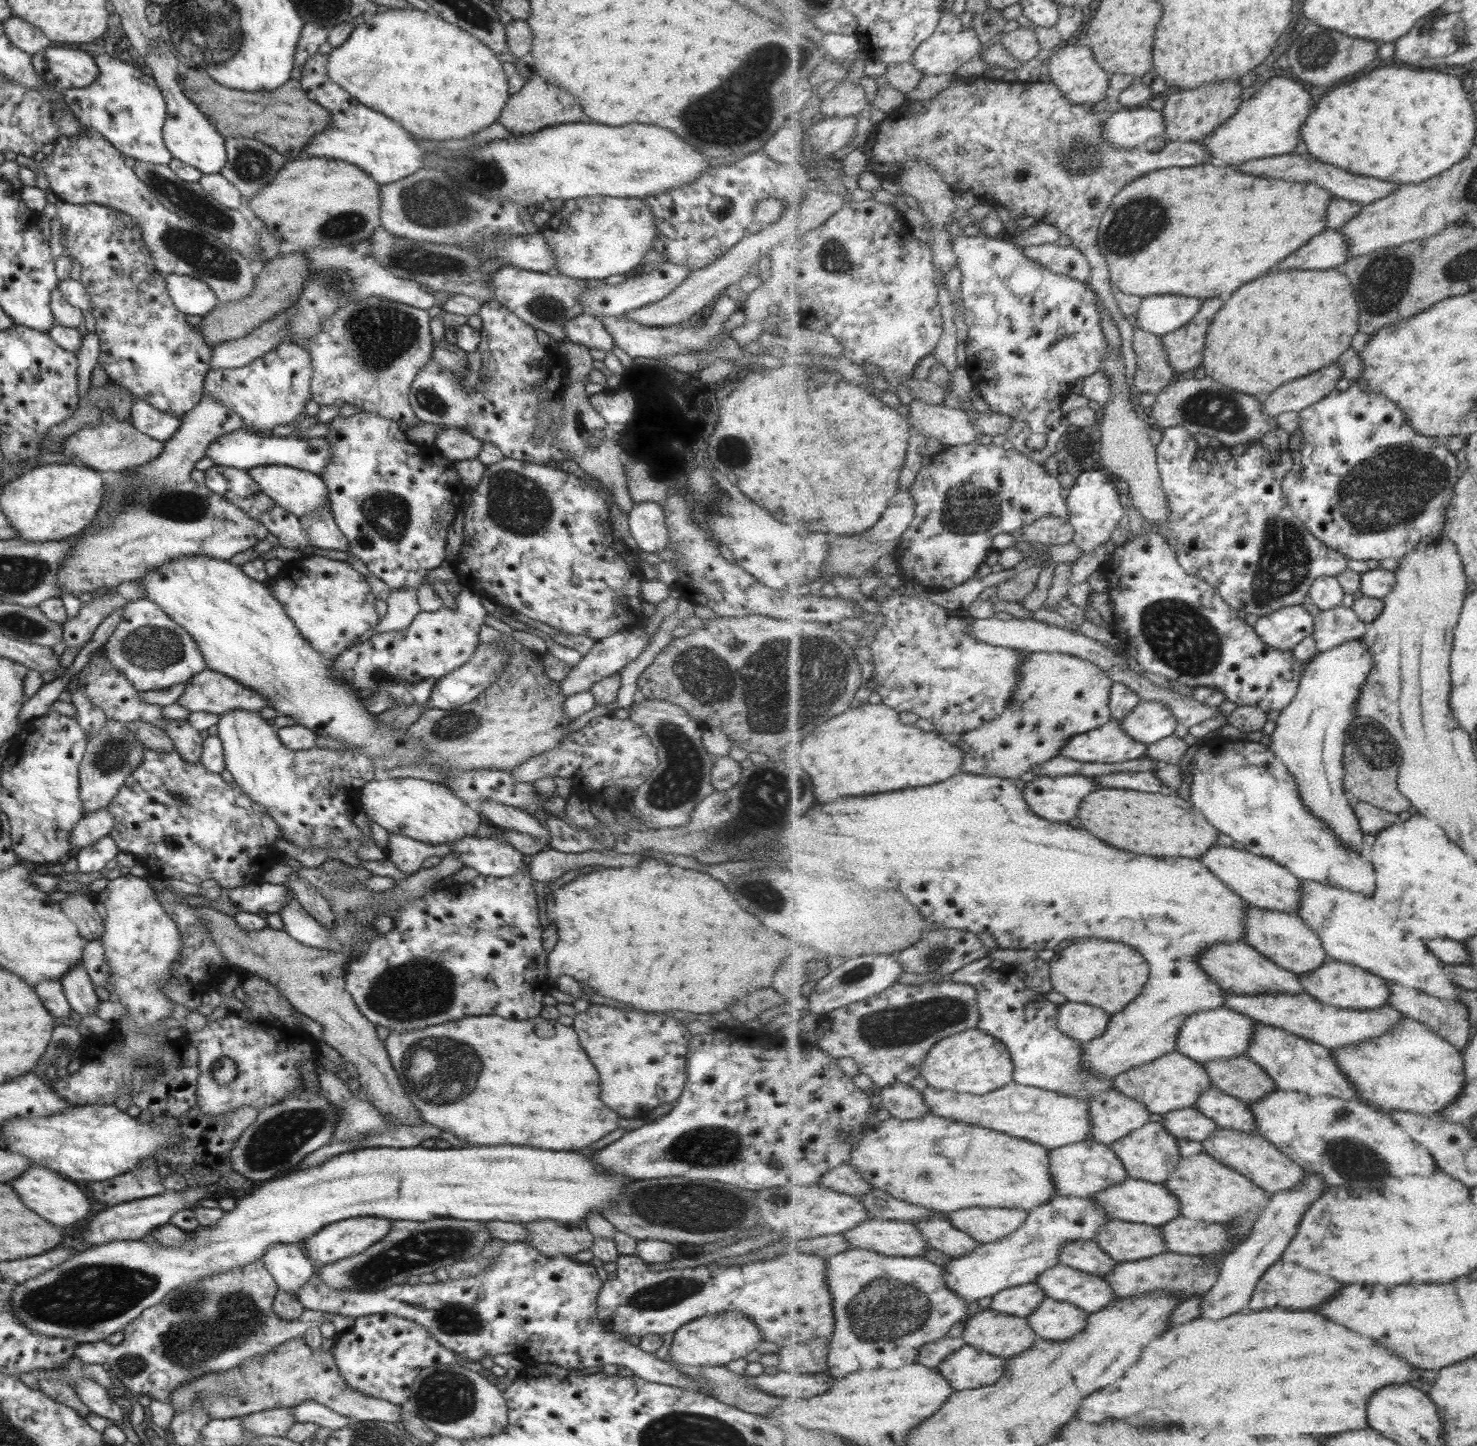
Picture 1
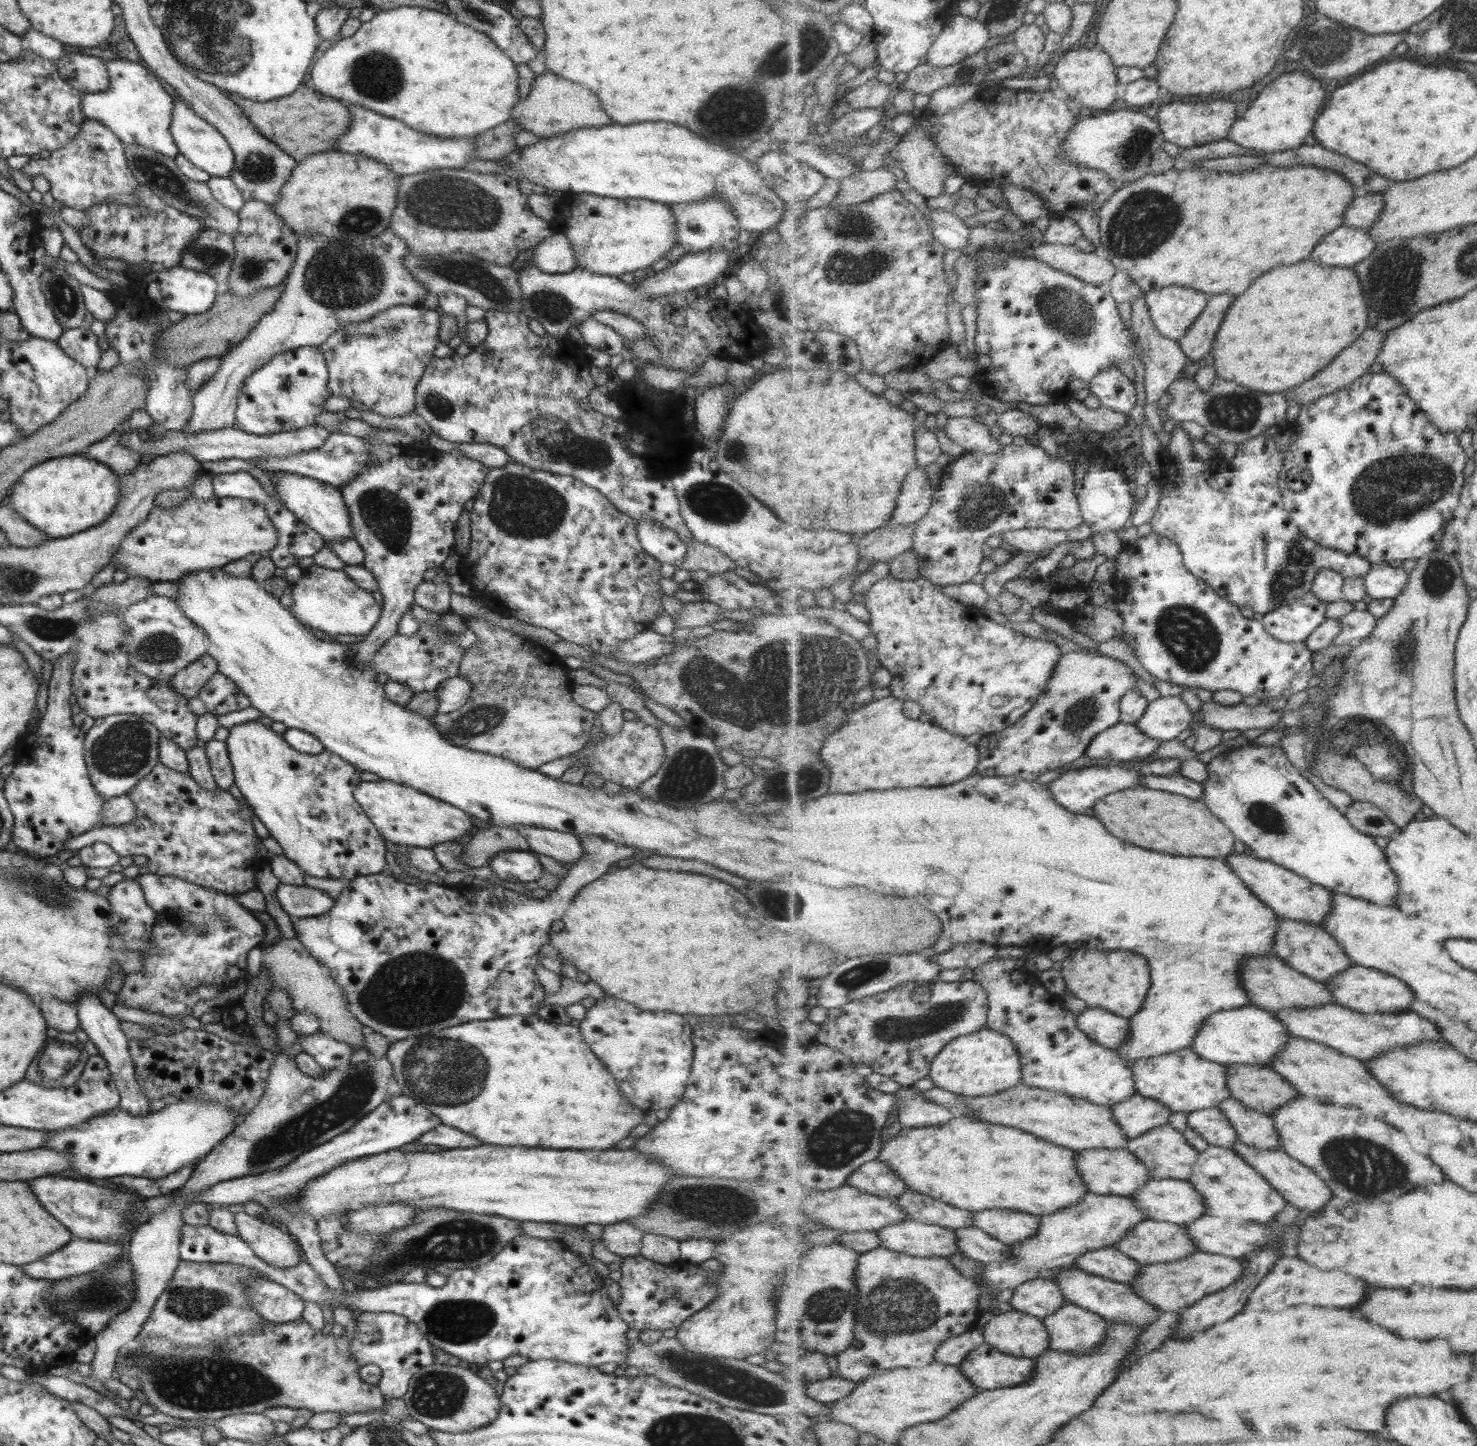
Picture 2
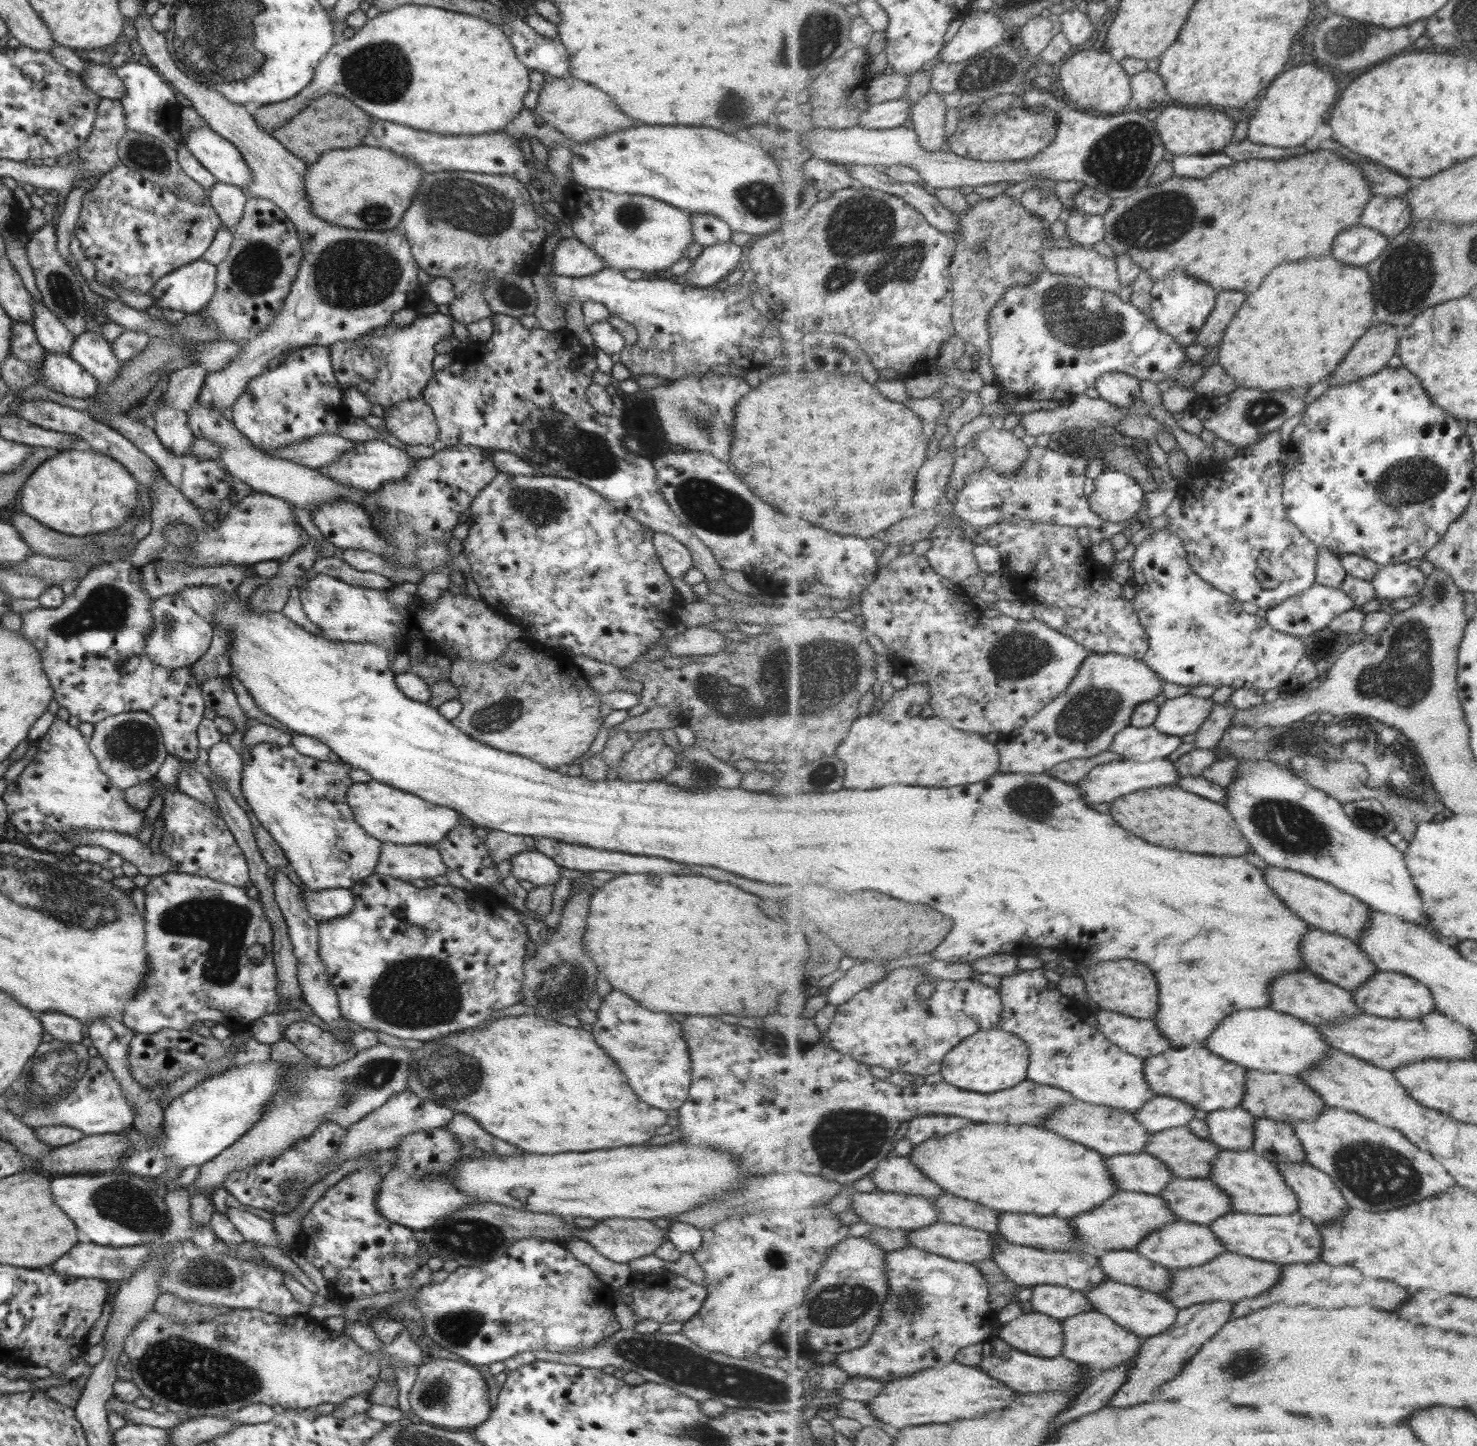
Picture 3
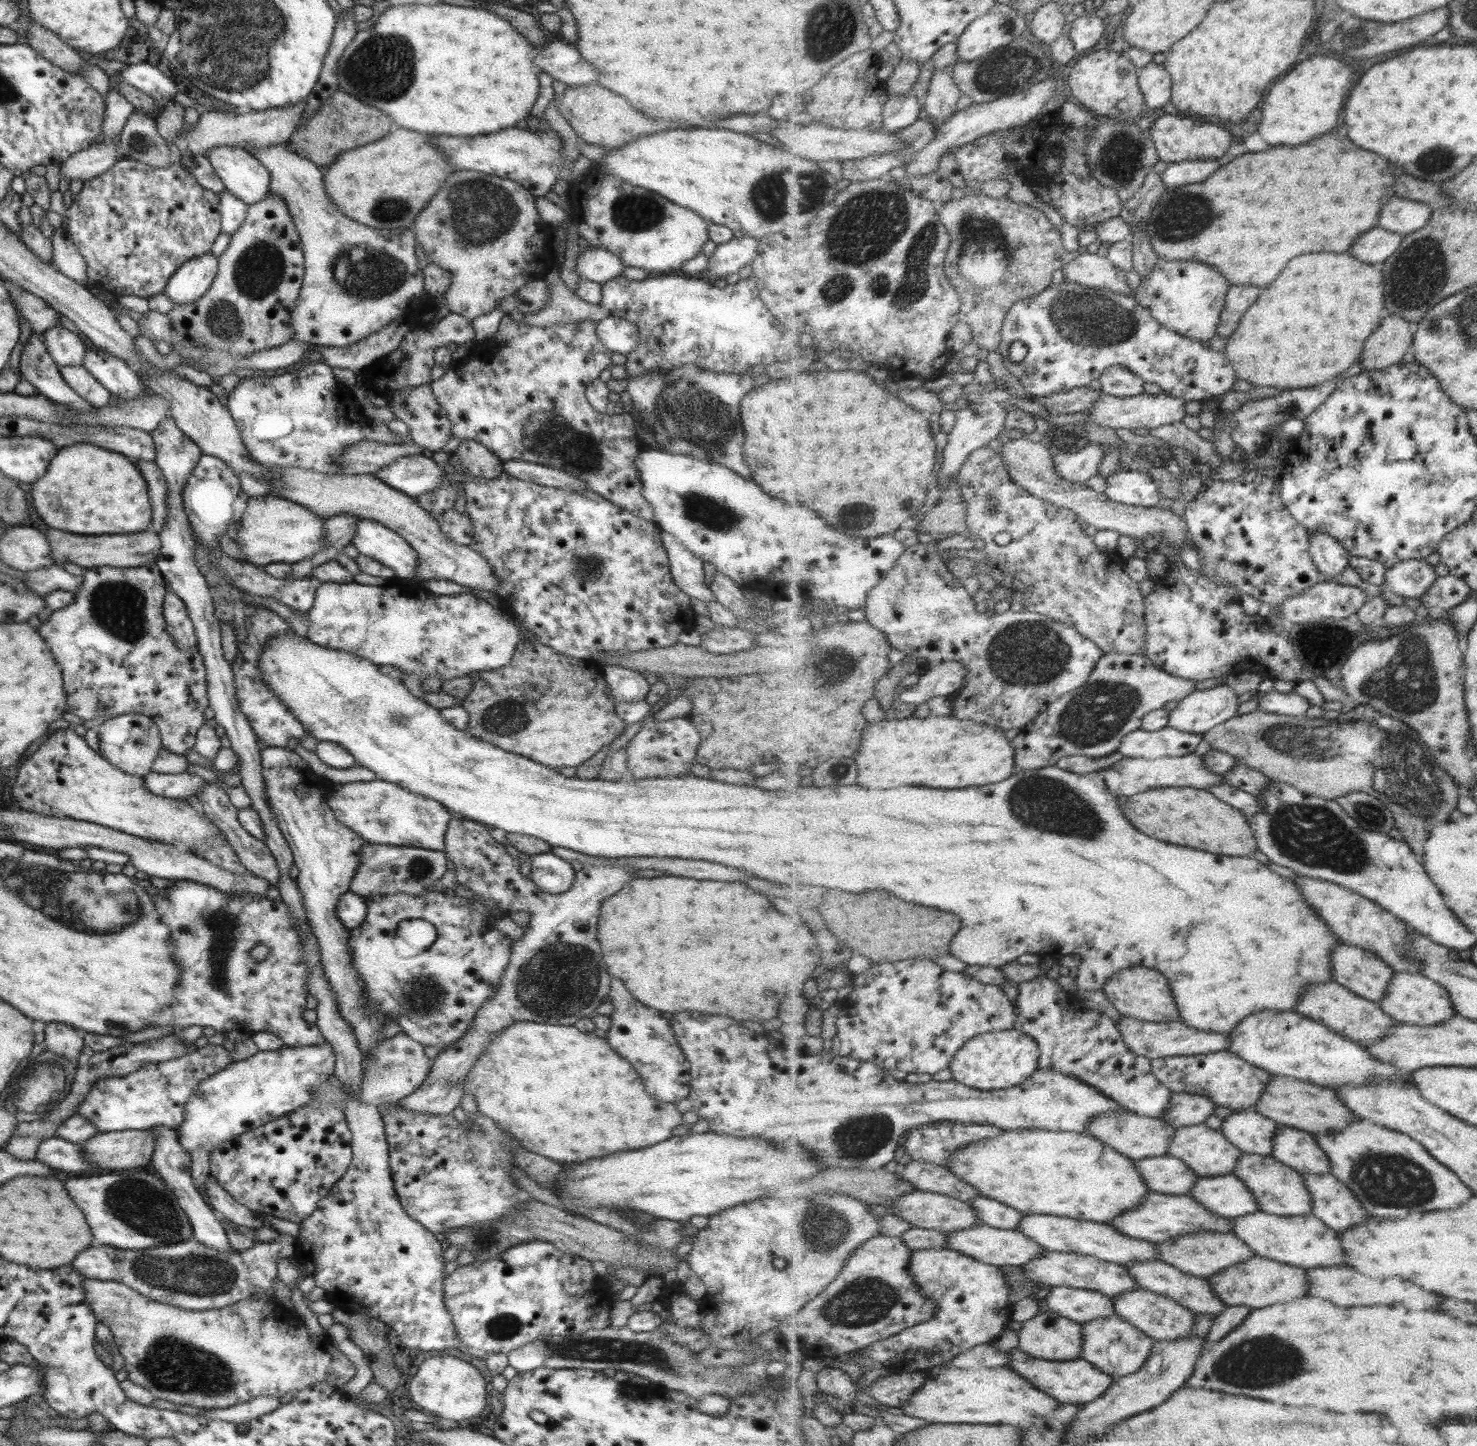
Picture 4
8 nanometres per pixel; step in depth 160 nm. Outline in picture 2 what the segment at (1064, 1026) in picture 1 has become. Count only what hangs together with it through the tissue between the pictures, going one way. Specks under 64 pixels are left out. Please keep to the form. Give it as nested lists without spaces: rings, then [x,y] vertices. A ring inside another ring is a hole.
[[[1089,1007],[1078,1015],[1079,1028],[1111,1049],[1119,1048],[1131,1032],[1130,1019],[1101,1007]]]

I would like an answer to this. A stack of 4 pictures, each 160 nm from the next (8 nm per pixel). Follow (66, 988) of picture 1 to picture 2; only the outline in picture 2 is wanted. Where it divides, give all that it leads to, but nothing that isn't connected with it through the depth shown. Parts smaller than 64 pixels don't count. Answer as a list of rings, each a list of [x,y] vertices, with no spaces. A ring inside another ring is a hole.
[[[93,993],[80,994],[73,1005],[76,1007],[79,1028],[85,1032],[89,1040],[96,1046],[98,1055],[107,1063],[107,1068],[120,1096],[118,1107],[125,1110],[129,1115],[143,1116],[149,1114],[147,1107],[149,1100],[141,1094],[140,1086],[138,1086],[134,1076],[134,1066],[127,1046],[129,1040],[119,1027],[120,1021],[115,1018],[111,1010],[100,1003],[99,998]]]

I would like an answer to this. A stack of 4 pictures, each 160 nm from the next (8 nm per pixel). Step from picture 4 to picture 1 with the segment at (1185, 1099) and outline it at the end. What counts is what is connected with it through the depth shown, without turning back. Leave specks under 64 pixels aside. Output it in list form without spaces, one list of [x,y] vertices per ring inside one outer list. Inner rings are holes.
[[[1117,1089],[1106,1090],[1085,1101],[1090,1103],[1091,1123],[1095,1124],[1091,1139],[1107,1146],[1149,1124],[1149,1116],[1153,1114],[1147,1105]]]

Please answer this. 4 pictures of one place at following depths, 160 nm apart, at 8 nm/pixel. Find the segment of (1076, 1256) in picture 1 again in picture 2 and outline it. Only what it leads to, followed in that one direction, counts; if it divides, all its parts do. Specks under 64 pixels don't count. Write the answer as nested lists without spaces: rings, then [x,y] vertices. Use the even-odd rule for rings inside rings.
[[[1116,1247],[1095,1250],[1085,1254],[1075,1263],[1088,1273],[1102,1275],[1103,1278],[1129,1284],[1142,1272],[1143,1266],[1141,1262],[1135,1261]]]

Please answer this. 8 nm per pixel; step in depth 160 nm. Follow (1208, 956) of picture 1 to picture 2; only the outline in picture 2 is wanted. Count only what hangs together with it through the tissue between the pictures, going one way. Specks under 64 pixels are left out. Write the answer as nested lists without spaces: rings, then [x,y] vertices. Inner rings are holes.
[[[1276,955],[1247,957],[1247,966],[1242,966],[1242,985],[1250,995],[1250,1002],[1257,1007],[1275,1012],[1281,1009],[1311,1008],[1334,1002],[1334,994],[1326,983],[1309,978],[1302,971],[1295,970],[1290,963]]]

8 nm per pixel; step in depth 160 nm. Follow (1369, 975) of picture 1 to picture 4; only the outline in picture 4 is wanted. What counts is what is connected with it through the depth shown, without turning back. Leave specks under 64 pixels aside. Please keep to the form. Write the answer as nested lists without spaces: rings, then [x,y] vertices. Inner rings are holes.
[[[1399,972],[1394,974],[1386,996],[1377,1002],[1387,1014],[1390,1014],[1399,1023],[1409,1023],[1417,1026],[1429,1026],[1448,1021],[1458,1014],[1455,1010],[1450,991],[1442,983],[1435,982],[1425,974]]]

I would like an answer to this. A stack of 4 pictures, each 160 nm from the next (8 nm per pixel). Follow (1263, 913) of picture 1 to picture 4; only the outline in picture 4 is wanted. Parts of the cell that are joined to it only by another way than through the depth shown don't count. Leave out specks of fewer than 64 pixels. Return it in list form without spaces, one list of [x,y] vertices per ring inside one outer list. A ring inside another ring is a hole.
[[[1343,942],[1334,948],[1332,966],[1335,981],[1373,1002],[1386,996],[1396,972],[1378,954]]]

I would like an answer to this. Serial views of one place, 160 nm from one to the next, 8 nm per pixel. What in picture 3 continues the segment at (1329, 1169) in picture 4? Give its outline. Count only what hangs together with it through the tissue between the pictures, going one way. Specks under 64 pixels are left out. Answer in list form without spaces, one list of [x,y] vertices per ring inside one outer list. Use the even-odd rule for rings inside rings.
[[[1258,1118],[1255,1122],[1254,1152],[1271,1162],[1306,1162],[1307,1150],[1292,1124]]]

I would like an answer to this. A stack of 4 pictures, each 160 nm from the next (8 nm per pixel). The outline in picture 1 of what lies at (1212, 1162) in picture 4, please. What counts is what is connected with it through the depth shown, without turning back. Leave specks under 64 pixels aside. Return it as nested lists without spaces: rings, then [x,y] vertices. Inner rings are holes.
[[[1149,1122],[1110,1146],[1122,1159],[1130,1179],[1164,1184],[1171,1178],[1171,1174],[1177,1173],[1179,1166],[1183,1165],[1184,1159],[1179,1149],[1179,1140],[1159,1122]]]

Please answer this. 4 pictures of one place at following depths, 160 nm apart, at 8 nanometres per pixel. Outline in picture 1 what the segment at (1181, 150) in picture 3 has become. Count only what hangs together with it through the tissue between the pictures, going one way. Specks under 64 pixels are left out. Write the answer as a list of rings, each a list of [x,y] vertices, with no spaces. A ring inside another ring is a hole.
[[[1215,82],[1215,86],[1205,85],[1198,89],[1180,89],[1165,98],[1161,110],[1166,120],[1166,134],[1171,140],[1200,141],[1211,136],[1223,122],[1238,112],[1242,105],[1241,86],[1237,82]]]

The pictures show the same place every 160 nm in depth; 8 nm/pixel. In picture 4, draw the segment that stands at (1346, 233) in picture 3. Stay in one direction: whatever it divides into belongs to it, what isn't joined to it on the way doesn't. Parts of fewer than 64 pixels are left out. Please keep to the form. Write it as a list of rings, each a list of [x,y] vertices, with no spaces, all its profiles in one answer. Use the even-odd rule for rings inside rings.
[[[1375,227],[1373,230],[1362,234],[1357,242],[1351,245],[1351,254],[1363,262],[1385,262],[1387,258],[1391,258],[1397,248],[1401,246],[1405,236],[1395,233],[1394,231],[1387,231],[1382,227]]]

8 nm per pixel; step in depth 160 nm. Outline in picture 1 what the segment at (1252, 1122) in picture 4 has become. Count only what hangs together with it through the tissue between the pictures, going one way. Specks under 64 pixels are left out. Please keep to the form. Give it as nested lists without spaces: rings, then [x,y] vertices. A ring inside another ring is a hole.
[[[1196,1106],[1173,1110],[1164,1116],[1162,1124],[1178,1140],[1189,1139],[1201,1143],[1213,1138],[1215,1132],[1220,1129],[1214,1119],[1207,1117]]]

